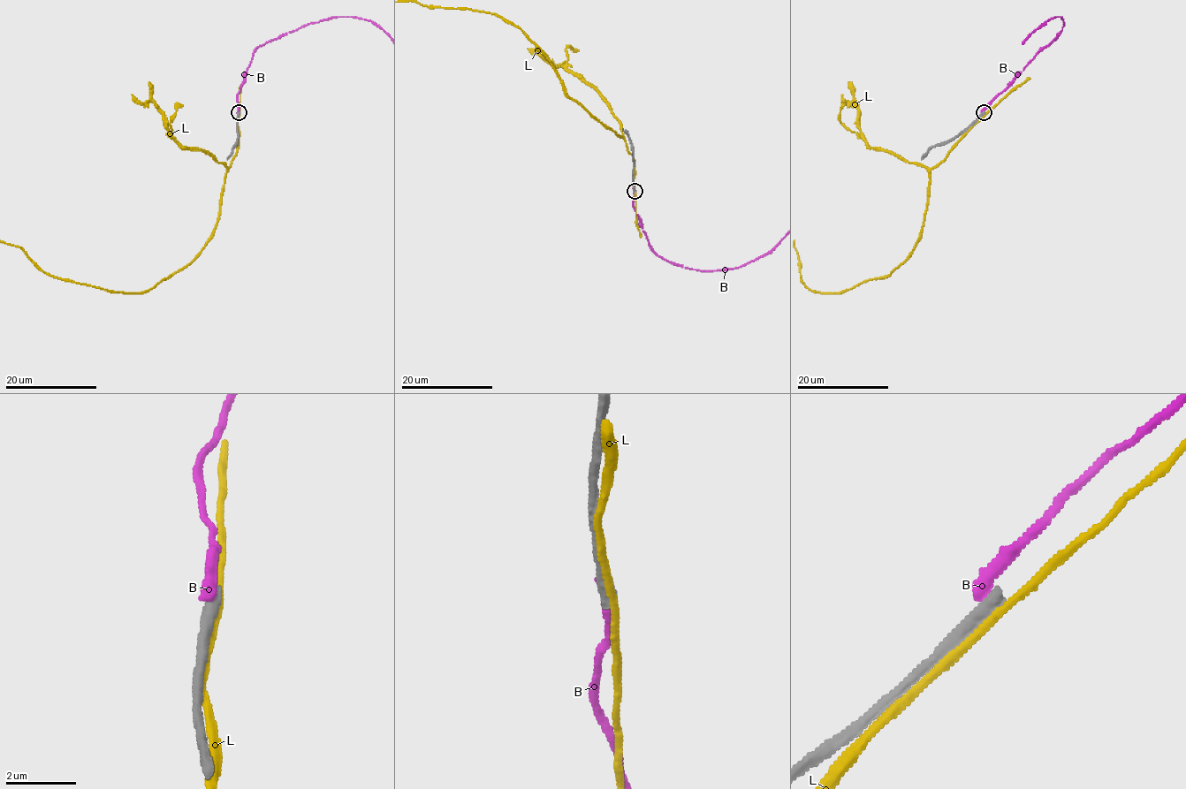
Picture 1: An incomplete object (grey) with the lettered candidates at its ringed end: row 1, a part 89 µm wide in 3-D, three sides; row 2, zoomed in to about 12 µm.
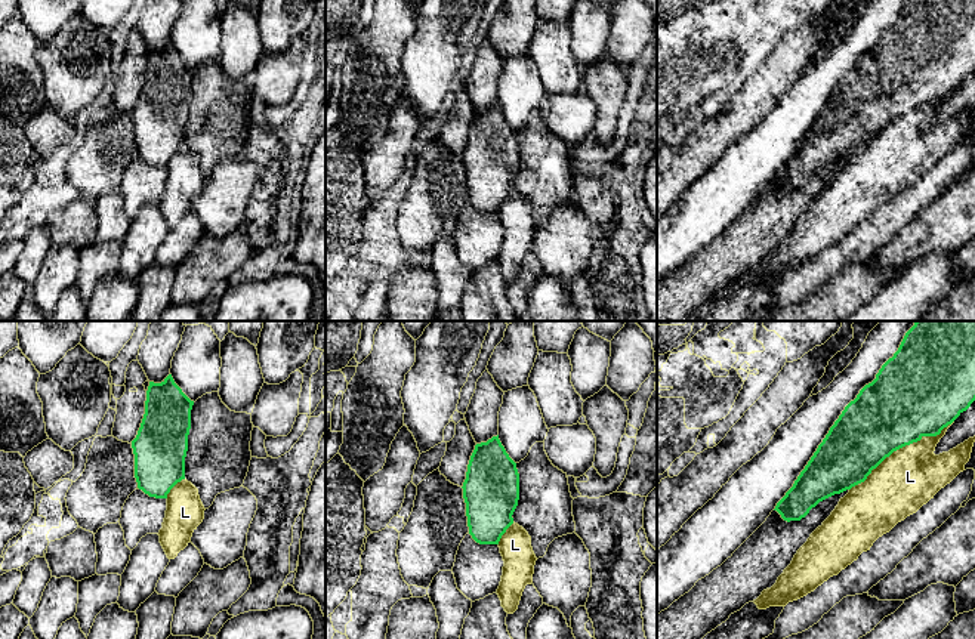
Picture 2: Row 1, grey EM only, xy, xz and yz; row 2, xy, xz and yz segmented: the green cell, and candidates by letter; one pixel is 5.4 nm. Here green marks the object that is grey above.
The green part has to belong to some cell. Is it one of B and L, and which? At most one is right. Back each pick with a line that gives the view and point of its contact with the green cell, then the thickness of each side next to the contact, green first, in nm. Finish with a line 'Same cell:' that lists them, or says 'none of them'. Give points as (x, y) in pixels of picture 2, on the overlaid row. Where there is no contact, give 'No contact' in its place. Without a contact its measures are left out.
Same cell: none of them

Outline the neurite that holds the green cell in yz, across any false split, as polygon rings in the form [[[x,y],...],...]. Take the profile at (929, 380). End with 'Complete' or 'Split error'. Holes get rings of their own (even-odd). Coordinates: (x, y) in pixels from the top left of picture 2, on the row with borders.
[[[916,321],[914,325],[905,333],[898,351],[889,358],[879,373],[876,379],[866,385],[857,398],[851,401],[834,425],[830,427],[829,433],[818,445],[817,451],[800,472],[797,479],[794,481],[793,487],[786,493],[786,496],[777,503],[775,509],[781,518],[787,522],[790,521],[800,521],[805,518],[812,507],[815,507],[820,501],[840,494],[852,487],[864,482],[867,476],[876,469],[886,457],[889,457],[894,451],[910,445],[913,442],[920,441],[923,436],[937,436],[941,433],[944,427],[951,425],[963,411],[966,411],[971,404],[975,401],[975,321]]]. Complete

